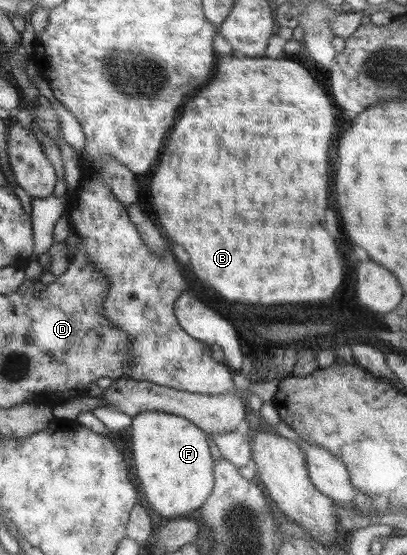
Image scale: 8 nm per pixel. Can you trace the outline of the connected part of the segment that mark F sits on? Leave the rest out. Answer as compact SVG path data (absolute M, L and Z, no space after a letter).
M168 412L136 414L130 425L130 452L134 468L150 508L164 518L195 514L213 491L214 461L206 431L190 420Z

